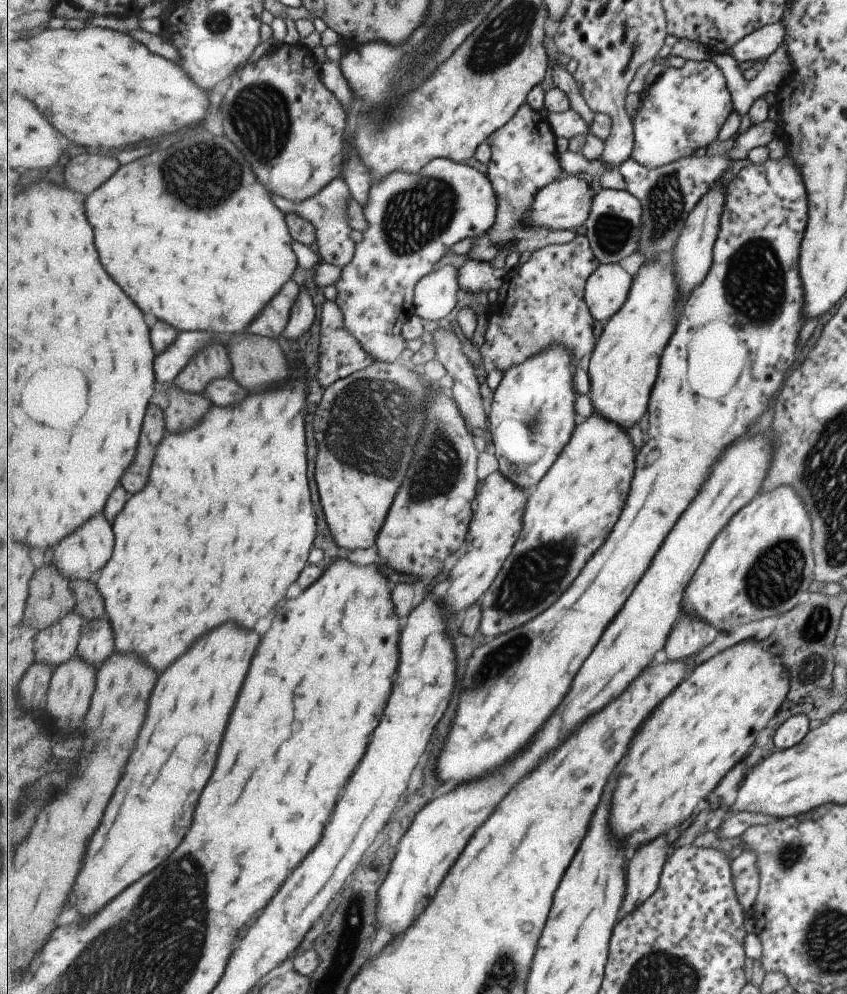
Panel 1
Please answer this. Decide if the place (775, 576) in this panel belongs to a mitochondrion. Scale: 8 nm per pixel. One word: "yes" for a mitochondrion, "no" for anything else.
yes

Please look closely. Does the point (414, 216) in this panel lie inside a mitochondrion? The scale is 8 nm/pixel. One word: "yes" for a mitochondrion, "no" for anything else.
yes

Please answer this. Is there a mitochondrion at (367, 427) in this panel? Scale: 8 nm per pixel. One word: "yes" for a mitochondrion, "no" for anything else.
yes

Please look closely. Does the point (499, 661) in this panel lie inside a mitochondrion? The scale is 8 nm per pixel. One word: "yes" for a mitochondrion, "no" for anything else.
yes

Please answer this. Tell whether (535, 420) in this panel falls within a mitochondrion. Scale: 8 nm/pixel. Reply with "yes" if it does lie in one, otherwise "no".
yes

